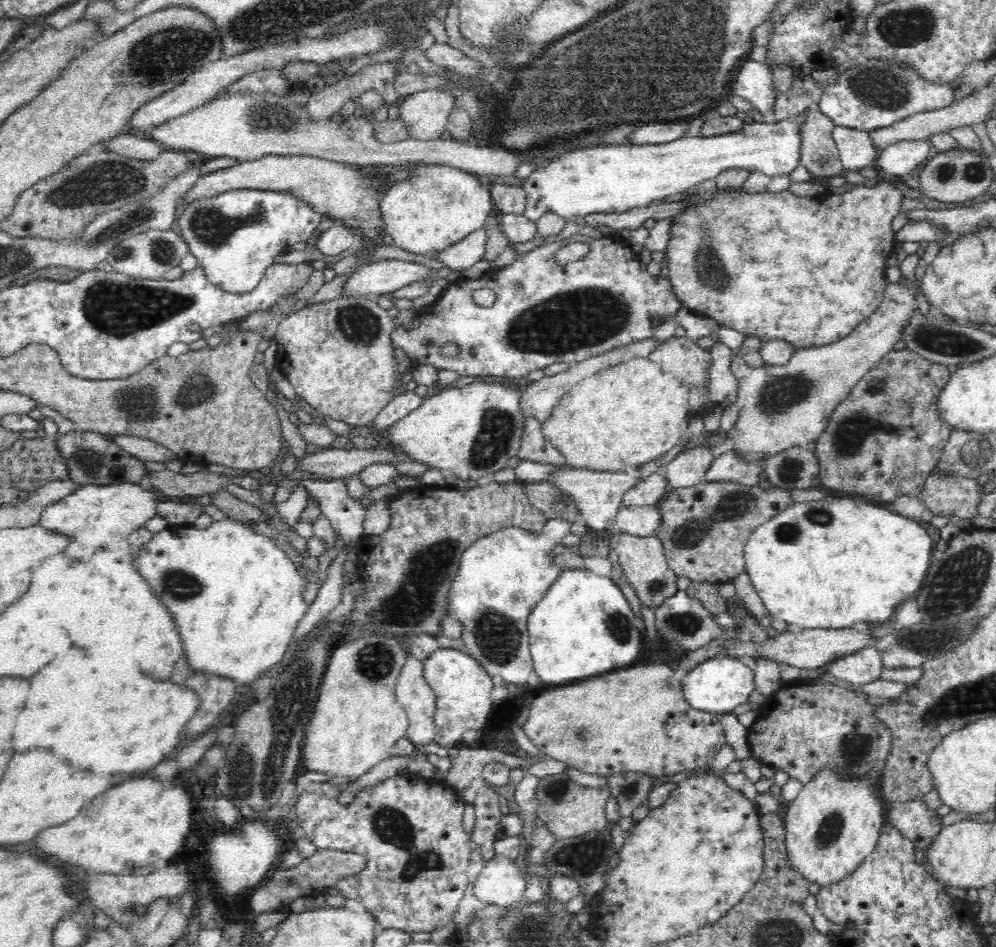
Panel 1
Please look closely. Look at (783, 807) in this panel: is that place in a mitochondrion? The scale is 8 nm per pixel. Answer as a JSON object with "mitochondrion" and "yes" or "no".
{"mitochondrion":"no"}

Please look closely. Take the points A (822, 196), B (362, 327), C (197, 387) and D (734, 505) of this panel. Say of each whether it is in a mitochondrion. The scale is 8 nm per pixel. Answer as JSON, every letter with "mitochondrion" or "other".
{"A":"other","B":"mitochondrion","C":"mitochondrion","D":"mitochondrion"}

